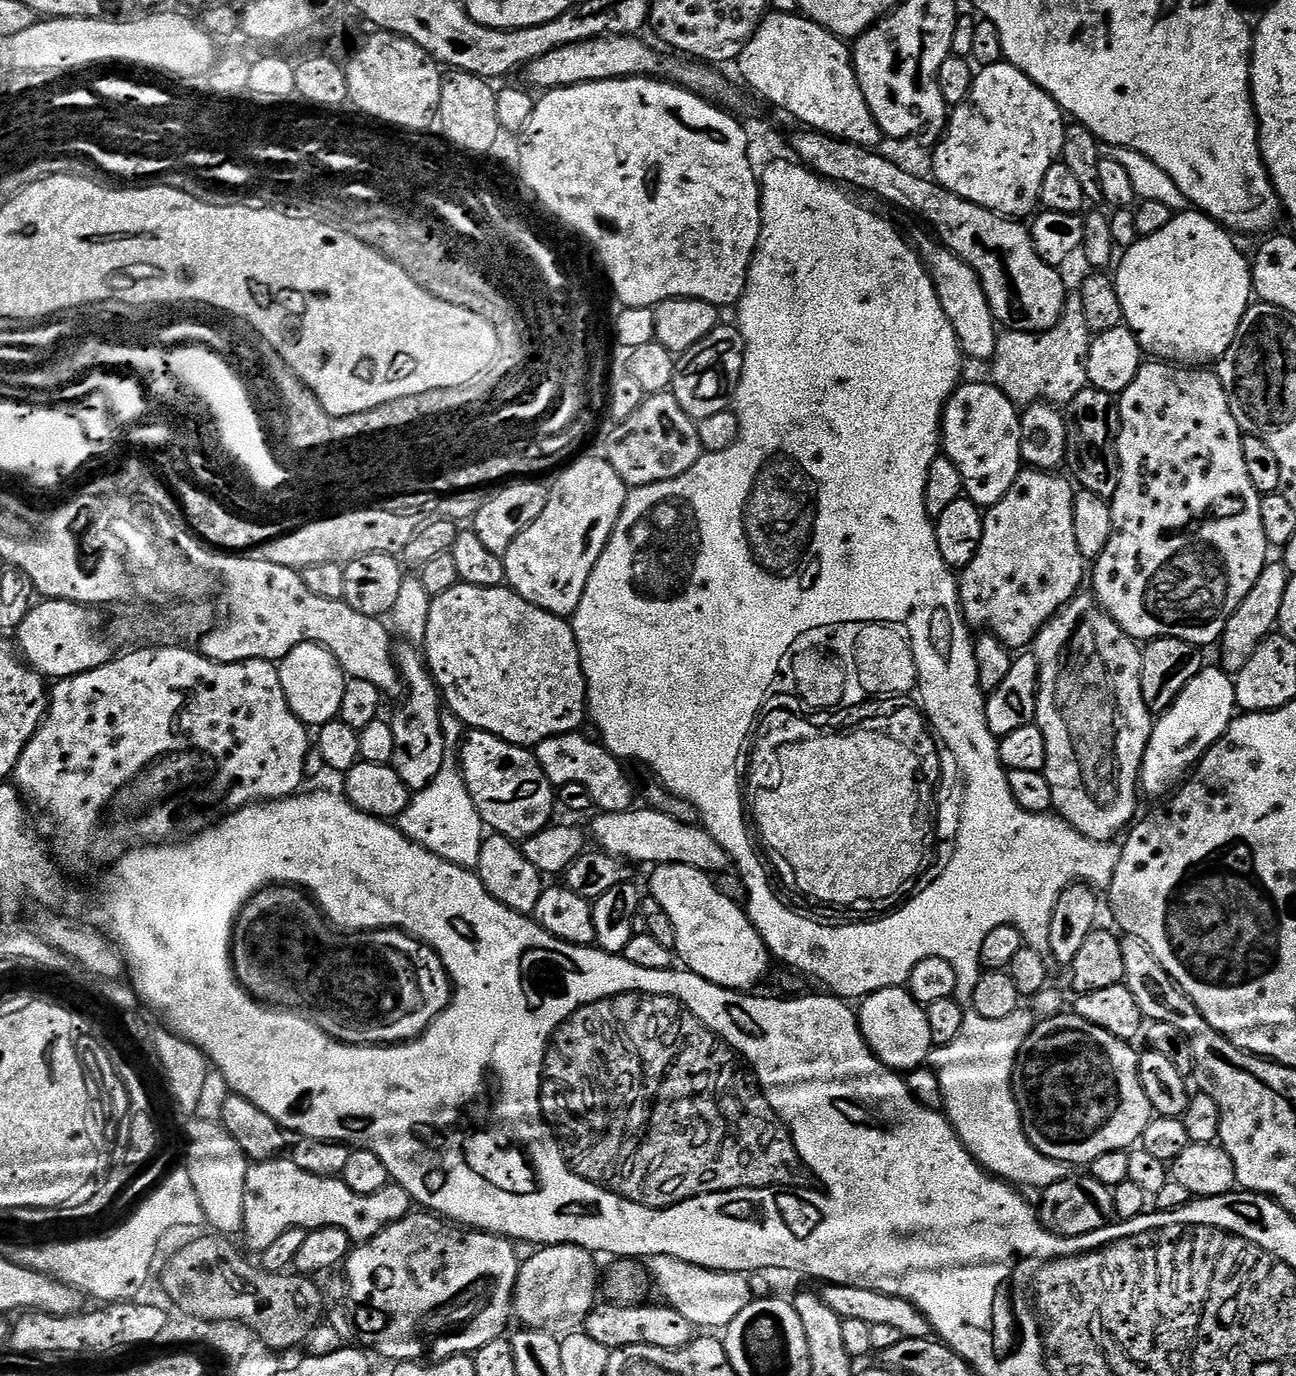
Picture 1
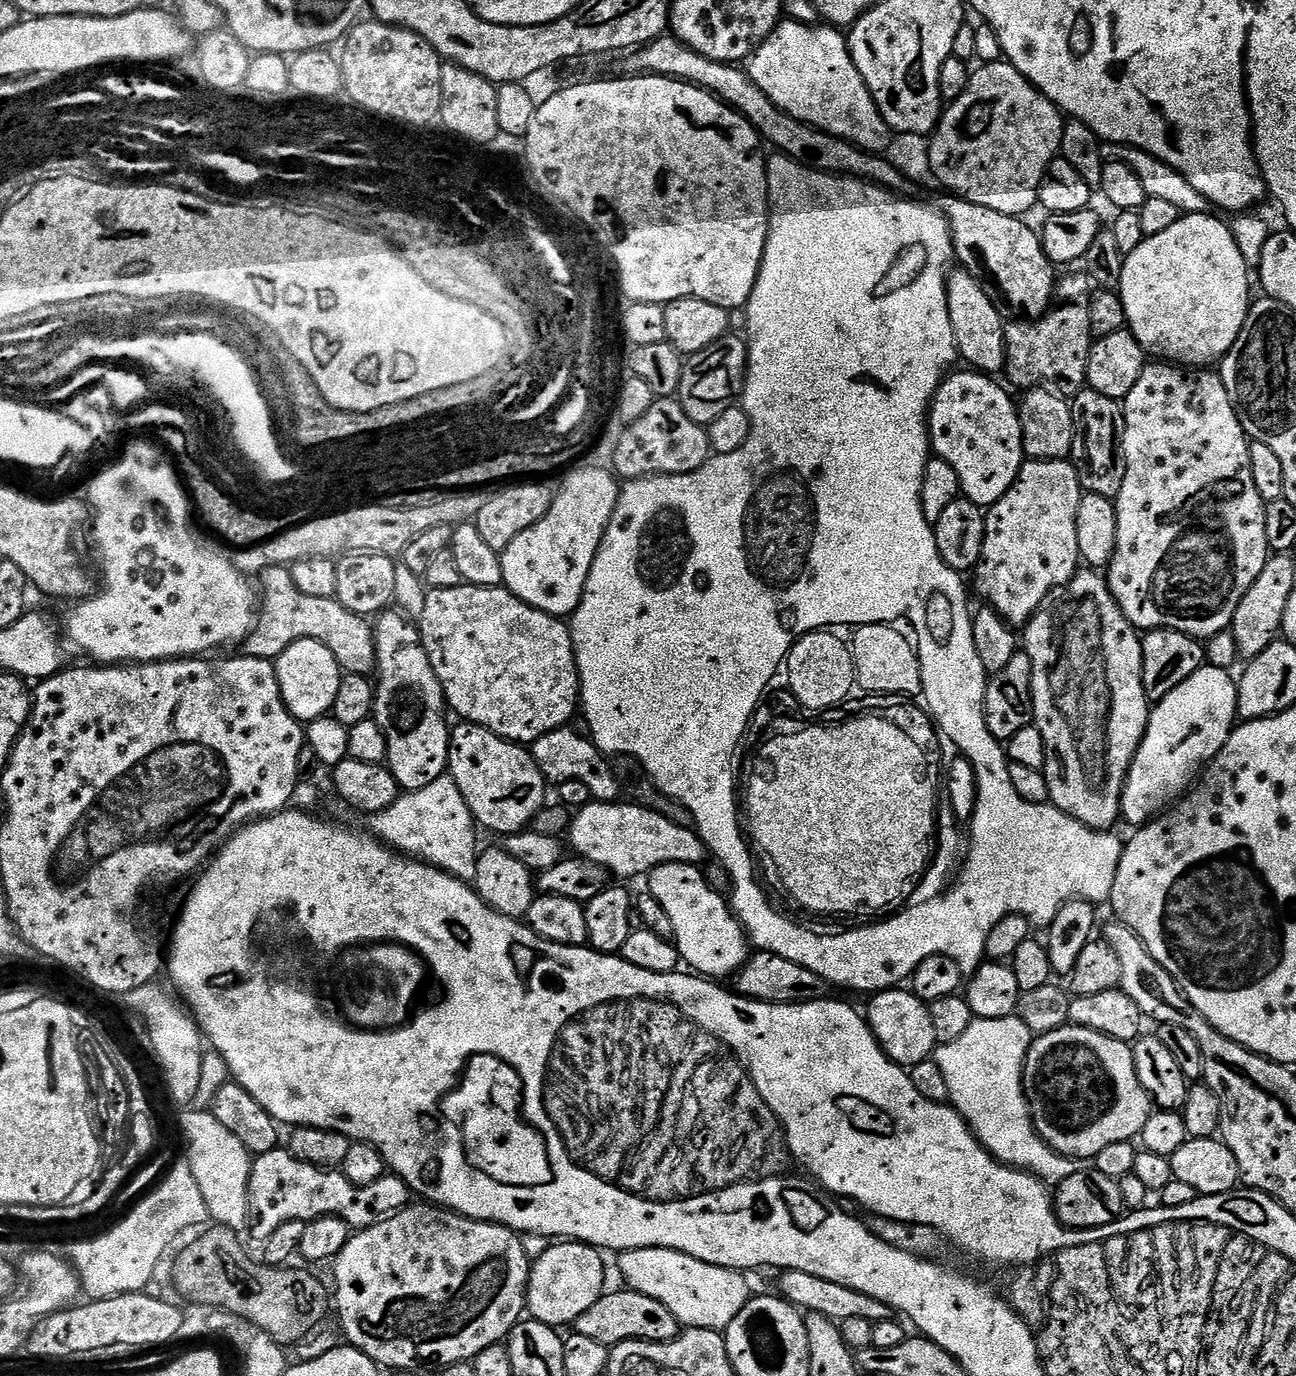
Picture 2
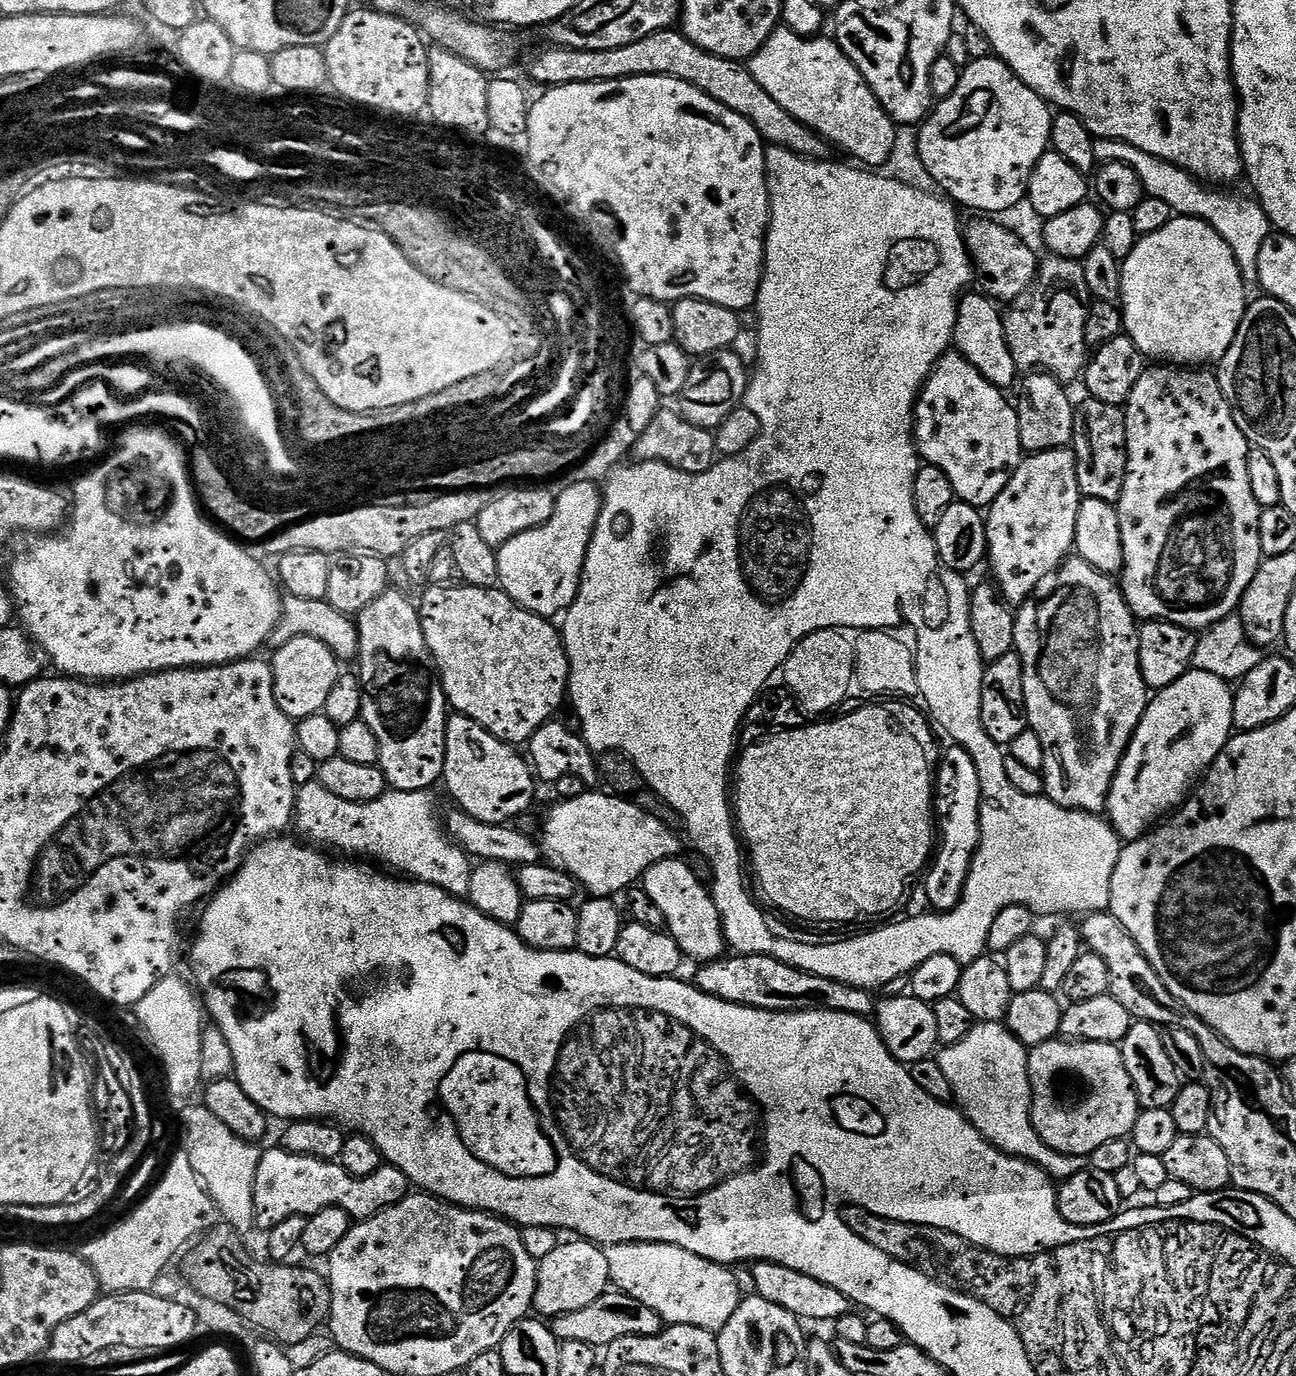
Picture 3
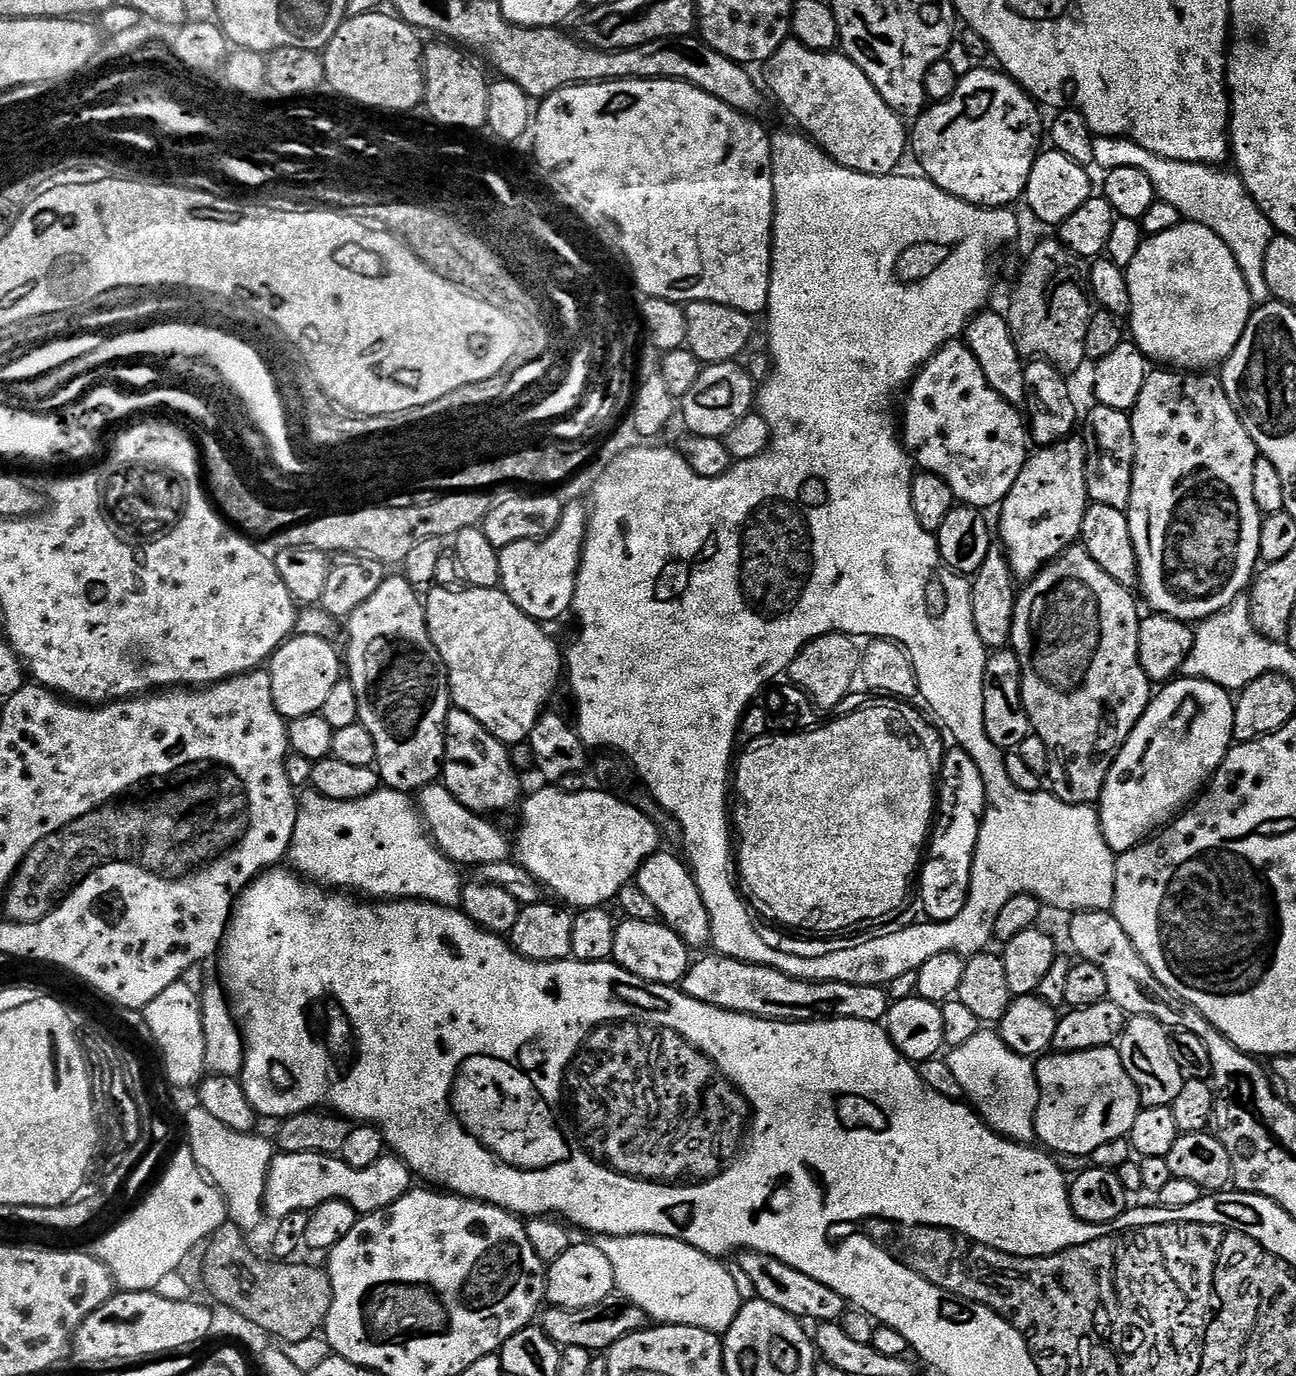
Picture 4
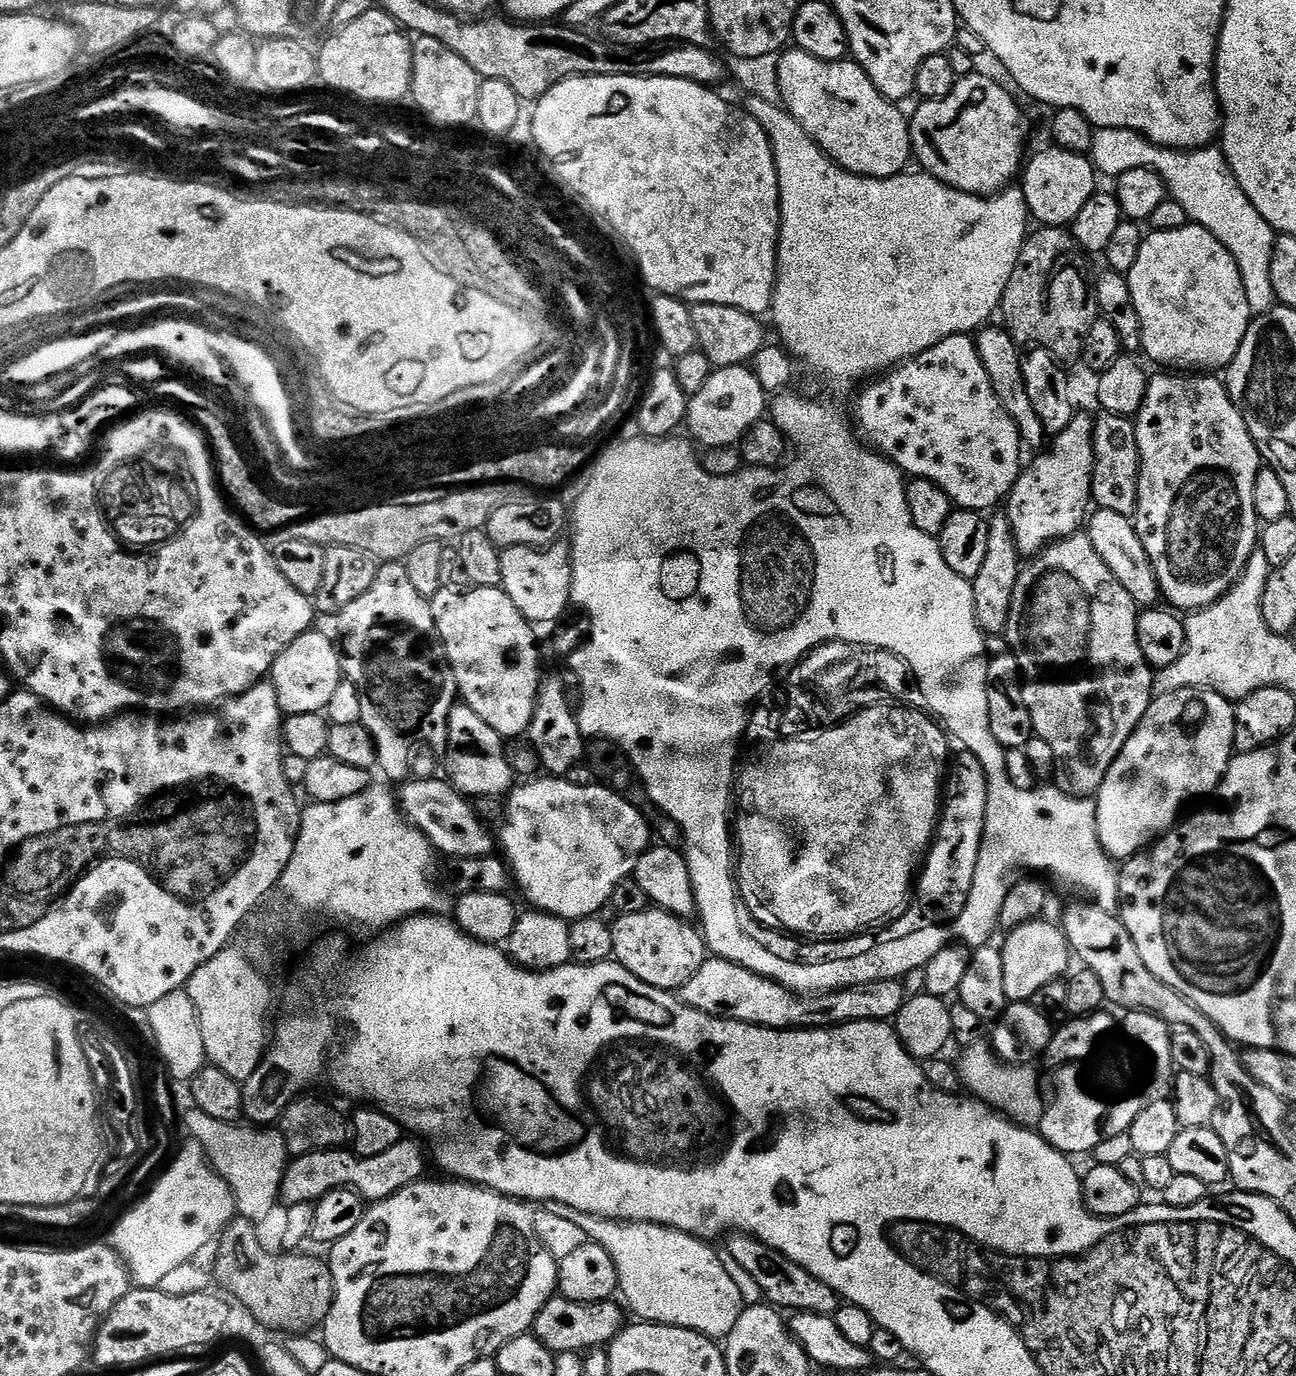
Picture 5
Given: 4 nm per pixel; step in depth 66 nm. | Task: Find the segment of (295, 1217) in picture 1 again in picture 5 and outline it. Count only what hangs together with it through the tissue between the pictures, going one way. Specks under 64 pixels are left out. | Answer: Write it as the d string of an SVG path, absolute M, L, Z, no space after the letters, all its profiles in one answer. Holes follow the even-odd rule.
M402 1138L394 1146L390 1146L390 1150L373 1156L357 1156L351 1150L329 1148L327 1152L311 1152L289 1159L280 1183L280 1200L288 1206L310 1204L339 1188L357 1192L365 1202L385 1200L425 1175L425 1149L420 1149L419 1146L421 1147L415 1139Z

